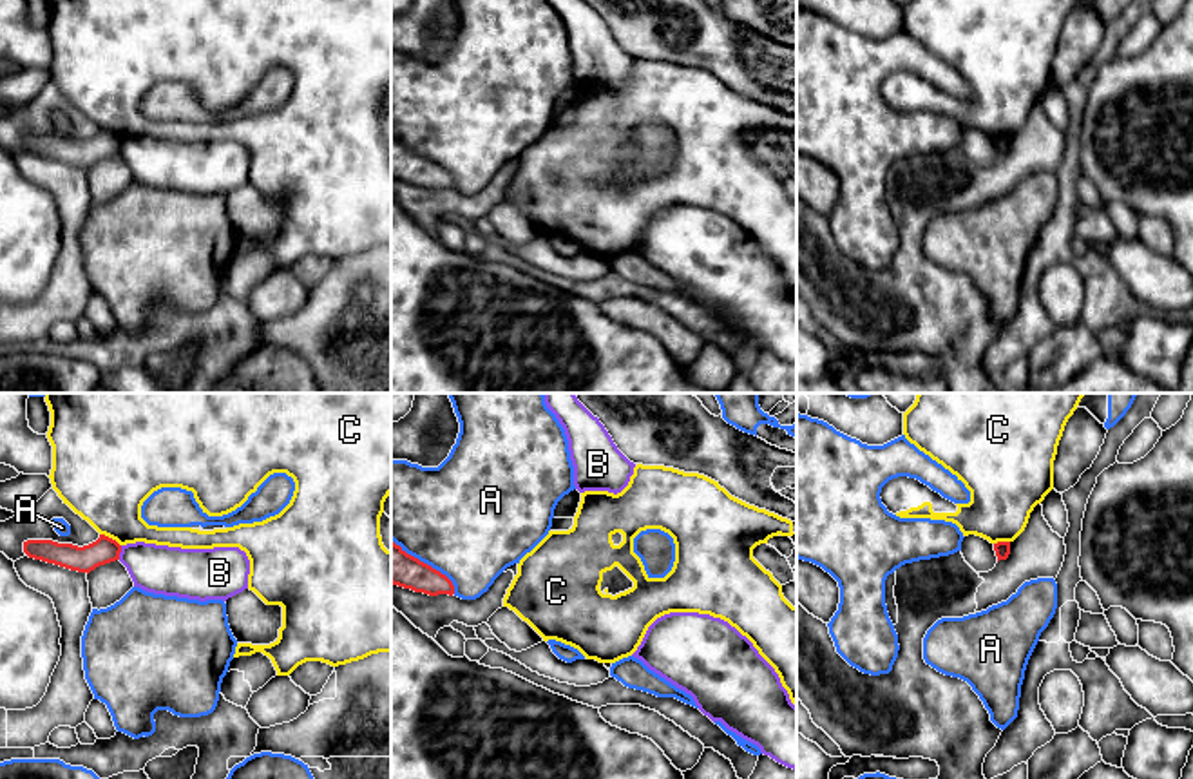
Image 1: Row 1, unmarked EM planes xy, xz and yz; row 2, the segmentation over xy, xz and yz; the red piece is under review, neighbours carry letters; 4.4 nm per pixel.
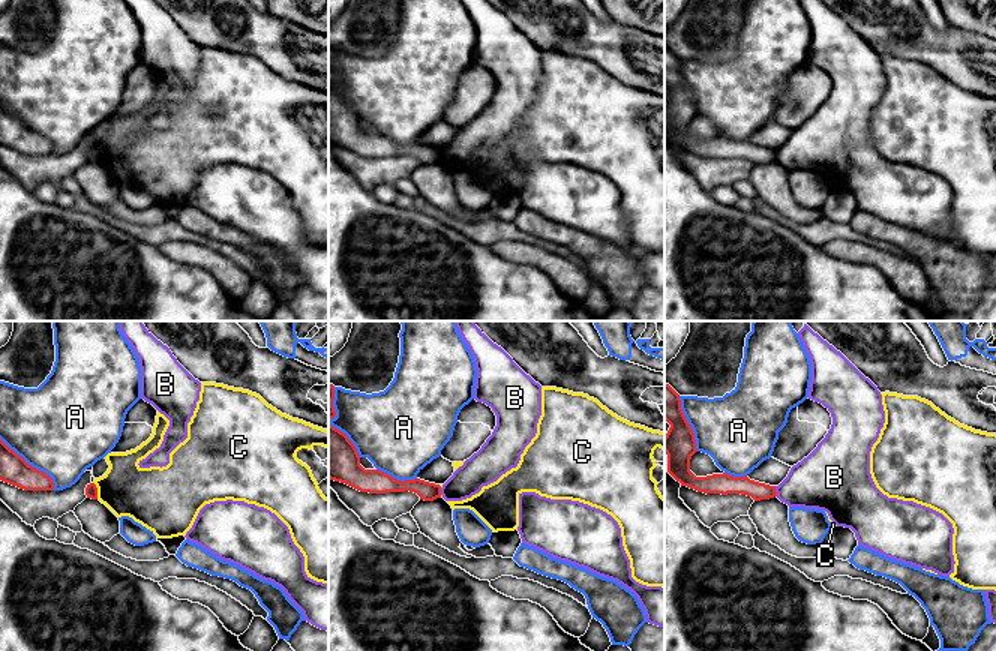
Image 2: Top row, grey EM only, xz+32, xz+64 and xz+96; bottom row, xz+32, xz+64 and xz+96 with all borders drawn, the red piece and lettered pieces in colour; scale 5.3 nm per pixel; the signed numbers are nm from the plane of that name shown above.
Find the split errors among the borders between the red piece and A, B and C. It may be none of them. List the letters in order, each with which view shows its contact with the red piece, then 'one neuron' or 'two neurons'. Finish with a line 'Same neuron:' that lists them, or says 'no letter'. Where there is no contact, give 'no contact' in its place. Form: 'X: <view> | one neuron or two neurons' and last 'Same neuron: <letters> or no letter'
A: xz | two neurons
B: xy | two neurons
C: xy | two neurons
Same neuron: no letter

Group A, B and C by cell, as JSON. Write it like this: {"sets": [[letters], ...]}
{"sets": [["A"], ["B"], ["C"]]}

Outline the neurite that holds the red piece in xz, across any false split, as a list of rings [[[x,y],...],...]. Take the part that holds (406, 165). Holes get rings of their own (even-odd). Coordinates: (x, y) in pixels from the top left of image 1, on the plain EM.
[[[391,134],[391,178],[429,190],[454,188],[453,176]]]

